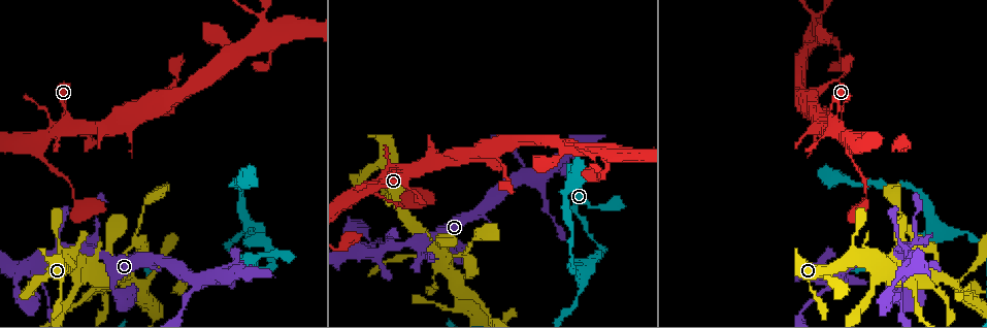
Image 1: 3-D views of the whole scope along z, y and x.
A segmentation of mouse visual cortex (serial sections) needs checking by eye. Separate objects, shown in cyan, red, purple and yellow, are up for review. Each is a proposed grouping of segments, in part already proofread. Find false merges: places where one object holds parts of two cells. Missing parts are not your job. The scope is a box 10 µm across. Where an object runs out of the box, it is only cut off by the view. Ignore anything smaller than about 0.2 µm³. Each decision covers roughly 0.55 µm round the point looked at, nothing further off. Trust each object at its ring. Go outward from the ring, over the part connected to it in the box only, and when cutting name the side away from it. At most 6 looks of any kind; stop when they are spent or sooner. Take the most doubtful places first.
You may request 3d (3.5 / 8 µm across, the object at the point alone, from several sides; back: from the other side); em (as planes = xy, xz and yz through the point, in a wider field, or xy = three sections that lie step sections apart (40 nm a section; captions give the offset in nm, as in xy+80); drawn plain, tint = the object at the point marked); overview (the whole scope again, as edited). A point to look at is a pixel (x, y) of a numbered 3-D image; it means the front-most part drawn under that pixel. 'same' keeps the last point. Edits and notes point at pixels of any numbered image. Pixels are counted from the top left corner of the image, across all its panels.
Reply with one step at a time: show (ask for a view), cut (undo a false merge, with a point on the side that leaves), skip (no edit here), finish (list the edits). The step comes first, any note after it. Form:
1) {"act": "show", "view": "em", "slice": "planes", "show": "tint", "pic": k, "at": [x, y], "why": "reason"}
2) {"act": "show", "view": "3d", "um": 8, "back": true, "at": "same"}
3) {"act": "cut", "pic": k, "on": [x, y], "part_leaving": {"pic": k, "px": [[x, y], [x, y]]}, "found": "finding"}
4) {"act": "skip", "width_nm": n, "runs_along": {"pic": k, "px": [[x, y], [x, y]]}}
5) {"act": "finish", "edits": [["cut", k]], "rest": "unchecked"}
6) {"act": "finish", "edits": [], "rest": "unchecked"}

{"act": "show", "view": "3d", "um": 3.5, "pic": 1, "at": [107, 279], "why": "four arms meet"}

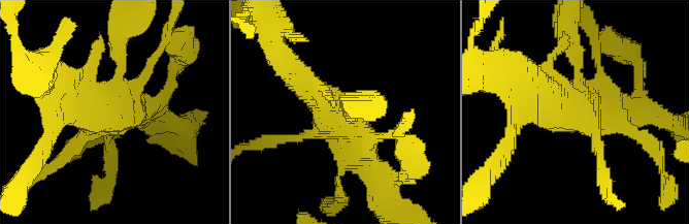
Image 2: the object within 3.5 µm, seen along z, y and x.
{"act": "show", "view": "em", "slice": "xy", "step": 3, "show": "plain", "pic": 2, "at": [121, 113]}

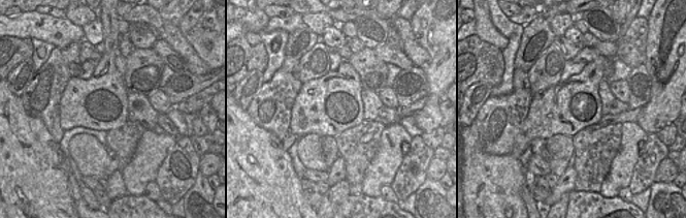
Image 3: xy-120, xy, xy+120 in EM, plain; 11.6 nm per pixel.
{"act": "show", "view": "em", "slice": "xy", "step": 3, "show": "tint", "at": "same", "why": "where the object lies"}

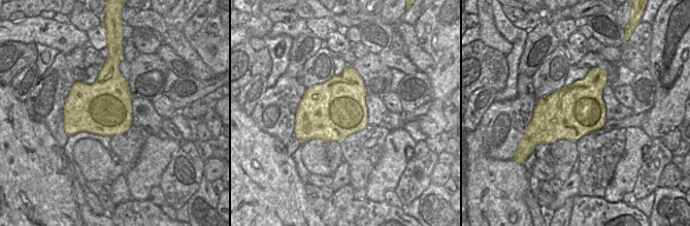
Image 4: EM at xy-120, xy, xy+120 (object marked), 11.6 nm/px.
{"act": "skip", "width_nm": 700, "runs_along": {"pic": 2, "px": [[292, 72], [361, 136], [378, 170]]}, "found": "all the same cell"}

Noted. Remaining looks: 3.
{"act": "show", "view": "3d", "um": 3.5, "pic": 1, "at": [933, 223], "why": "three-way junction"}

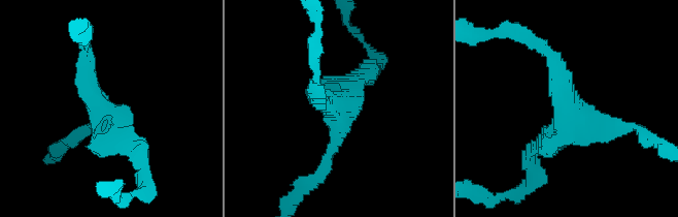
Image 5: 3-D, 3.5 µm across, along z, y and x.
{"act": "show", "view": "em", "slice": "xy", "step": 2, "show": "tint", "pic": 5, "at": [107, 109]}

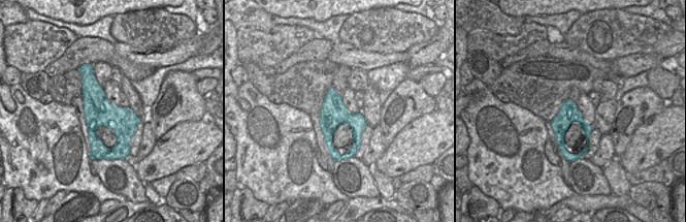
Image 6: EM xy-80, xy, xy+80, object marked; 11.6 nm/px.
{"act": "skip", "runs_along": {"pic": 5, "px": [[141, 149], [94, 98], [85, 54]]}, "found": "continuous, no second cell"}

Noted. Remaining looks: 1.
{"act": "finish", "edits": [], "rest": "unchecked"}

